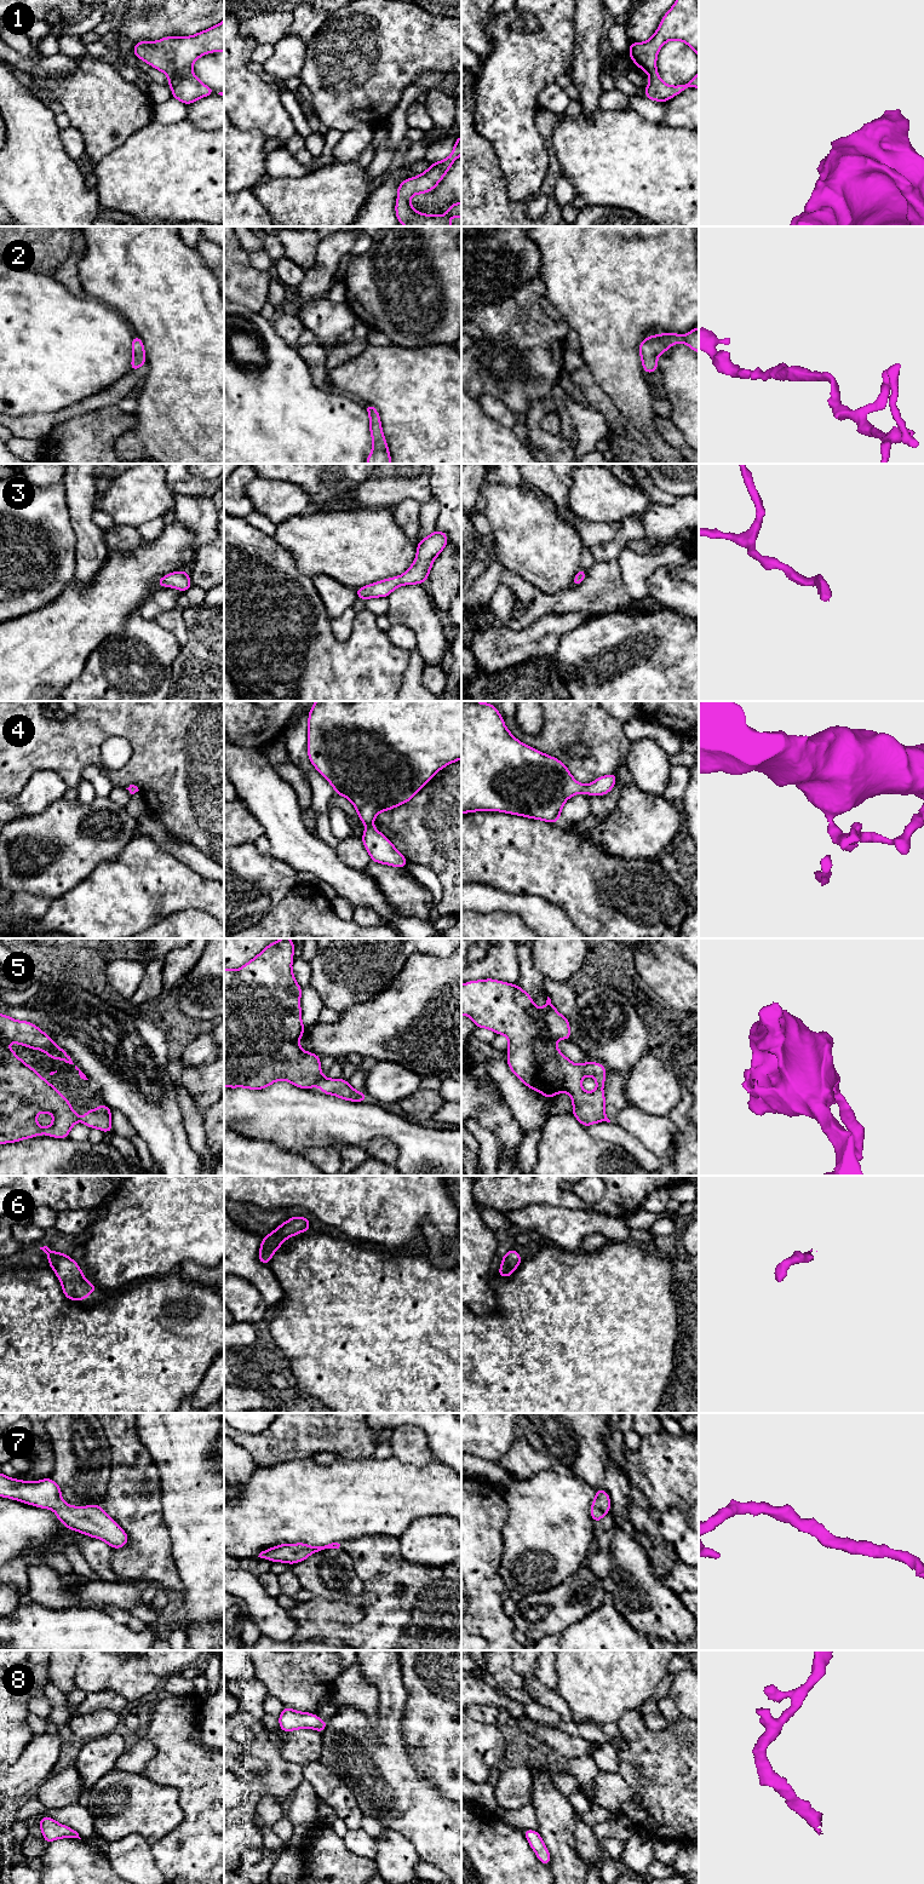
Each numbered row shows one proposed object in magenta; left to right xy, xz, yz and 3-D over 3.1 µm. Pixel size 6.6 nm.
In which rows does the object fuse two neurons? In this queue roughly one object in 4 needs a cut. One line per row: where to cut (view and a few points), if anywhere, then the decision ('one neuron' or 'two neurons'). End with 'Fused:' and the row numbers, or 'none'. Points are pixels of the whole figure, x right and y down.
1: no cut | one neuron
2: no cut | one neuron
3: no cut | one neuron
4: no cut | one neuron
5: xz (323, 1078), (313, 1085) | two neurons
6: no cut | one neuron
7: no cut | one neuron
8: no cut | one neuron
Fused: 5

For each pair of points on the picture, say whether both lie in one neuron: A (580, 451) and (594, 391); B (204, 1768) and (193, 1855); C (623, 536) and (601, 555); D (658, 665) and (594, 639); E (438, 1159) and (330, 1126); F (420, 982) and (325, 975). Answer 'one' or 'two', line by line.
A: two
B: one
C: one
D: one
E: one
F: two

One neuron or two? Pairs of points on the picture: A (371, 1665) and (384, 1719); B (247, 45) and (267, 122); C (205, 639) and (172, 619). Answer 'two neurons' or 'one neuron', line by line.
A: one neuron
B: one neuron
C: two neurons

